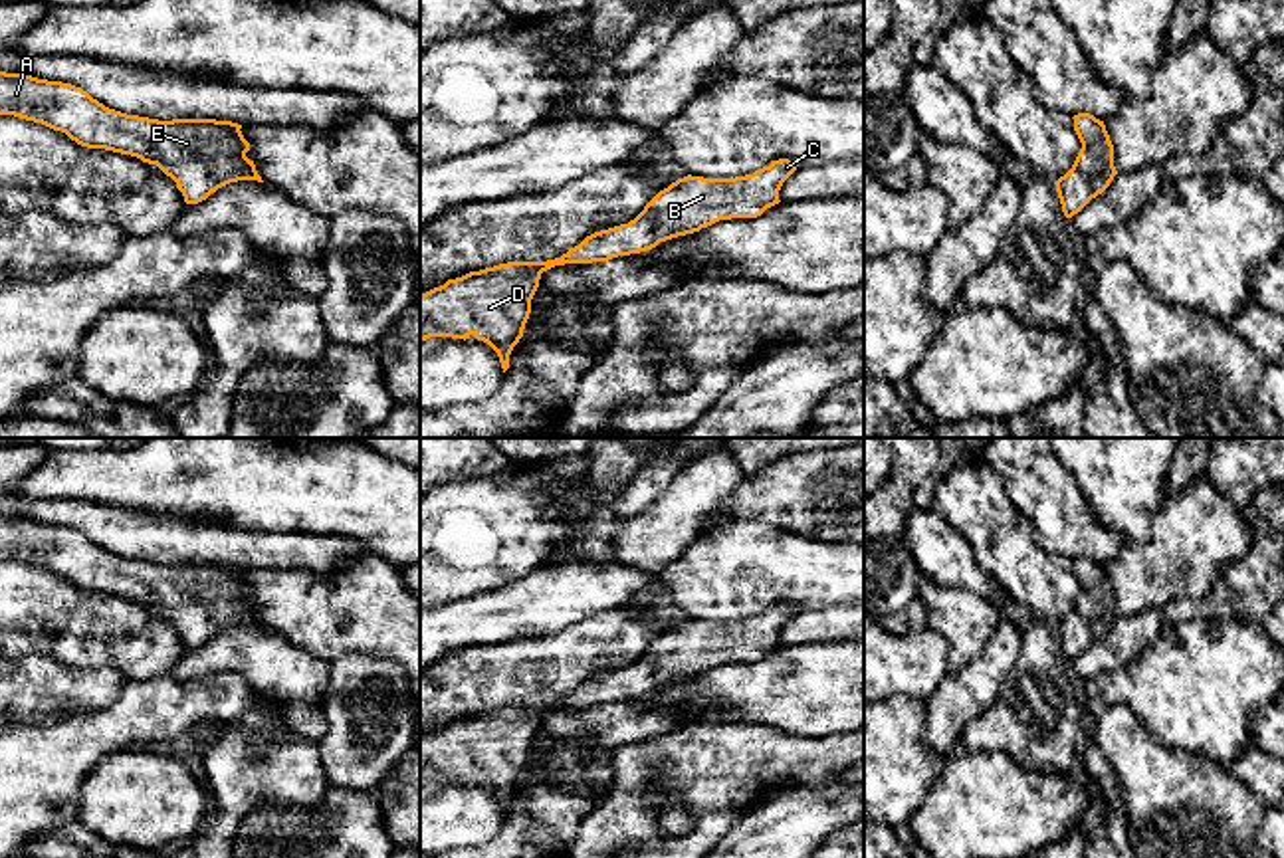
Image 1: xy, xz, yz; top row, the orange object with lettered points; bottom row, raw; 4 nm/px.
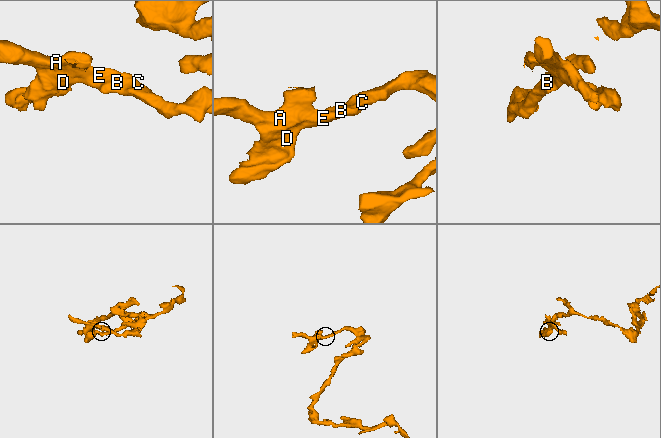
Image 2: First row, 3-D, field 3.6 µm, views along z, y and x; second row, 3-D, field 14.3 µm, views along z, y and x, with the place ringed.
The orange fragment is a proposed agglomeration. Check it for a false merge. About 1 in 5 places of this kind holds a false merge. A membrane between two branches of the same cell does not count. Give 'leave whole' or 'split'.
leave whole

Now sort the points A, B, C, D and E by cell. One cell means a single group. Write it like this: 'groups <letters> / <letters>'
groups A B C D E

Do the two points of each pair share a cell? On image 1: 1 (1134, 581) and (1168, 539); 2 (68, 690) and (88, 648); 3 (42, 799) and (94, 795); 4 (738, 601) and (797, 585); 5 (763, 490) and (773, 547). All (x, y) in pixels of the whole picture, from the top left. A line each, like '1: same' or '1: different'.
1: same
2: different
3: different
4: same
5: different

